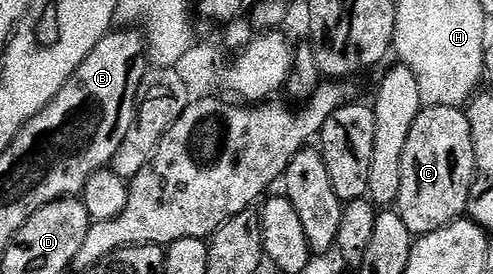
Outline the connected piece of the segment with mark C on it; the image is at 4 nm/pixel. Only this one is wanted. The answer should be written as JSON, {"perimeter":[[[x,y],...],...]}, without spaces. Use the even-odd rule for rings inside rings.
{"perimeter":[[[422,108],[421,114],[407,135],[407,148],[403,151],[403,183],[399,183],[399,199],[395,211],[407,223],[407,231],[414,235],[434,233],[458,220],[469,208],[469,193],[473,189],[473,178],[477,176],[477,156],[471,139],[471,123],[460,108]]]}

